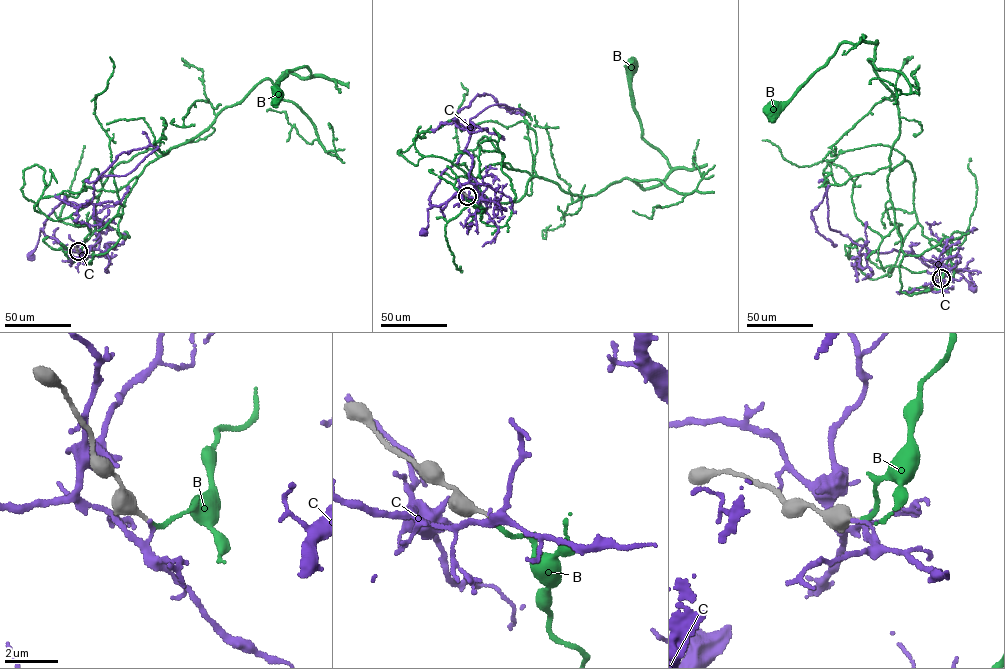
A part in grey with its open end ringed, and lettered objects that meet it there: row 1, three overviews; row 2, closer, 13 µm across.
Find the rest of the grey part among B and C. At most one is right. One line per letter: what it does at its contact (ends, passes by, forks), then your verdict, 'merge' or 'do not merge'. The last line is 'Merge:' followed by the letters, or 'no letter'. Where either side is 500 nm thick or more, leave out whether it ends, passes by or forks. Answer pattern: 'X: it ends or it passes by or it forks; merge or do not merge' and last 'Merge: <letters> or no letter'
B: it ends; merge
C: it ends; do not merge
Merge: B

